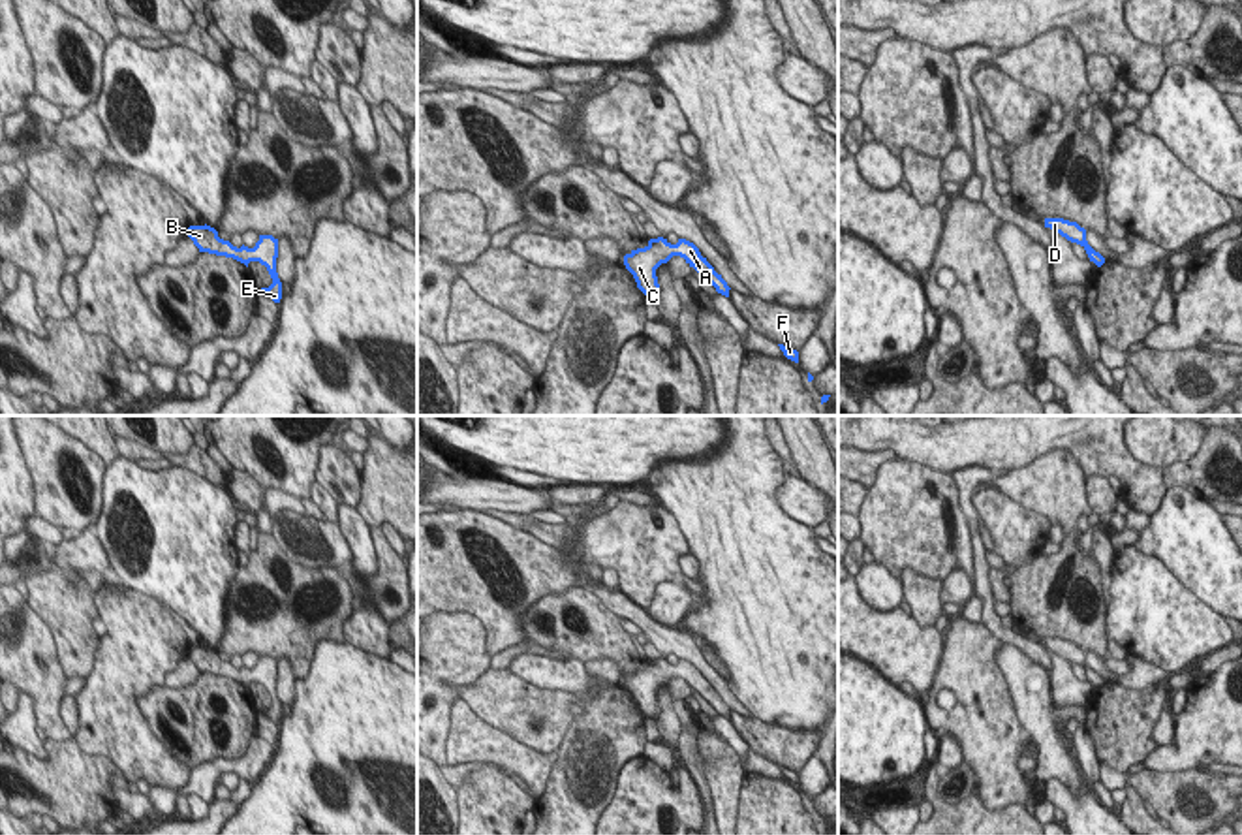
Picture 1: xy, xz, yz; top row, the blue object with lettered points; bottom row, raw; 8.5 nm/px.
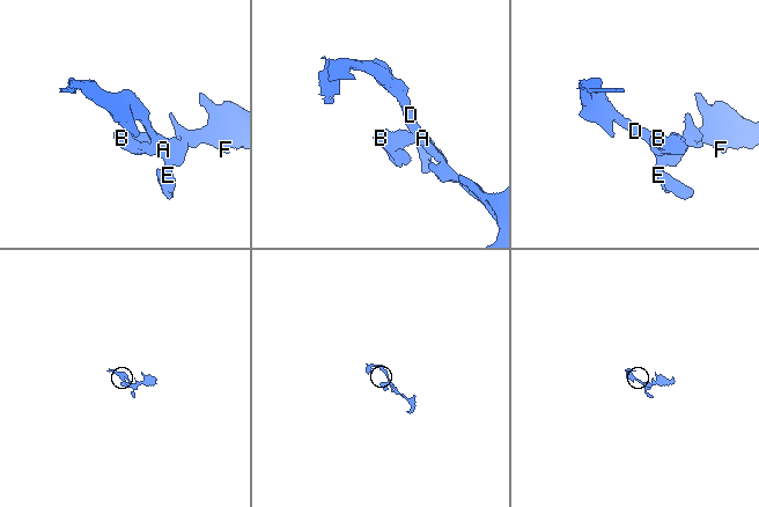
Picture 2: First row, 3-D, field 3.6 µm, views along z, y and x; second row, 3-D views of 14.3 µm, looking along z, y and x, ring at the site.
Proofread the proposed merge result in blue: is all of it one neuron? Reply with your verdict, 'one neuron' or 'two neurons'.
one neuron

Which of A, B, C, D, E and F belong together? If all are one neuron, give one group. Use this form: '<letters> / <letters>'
A B C D E F

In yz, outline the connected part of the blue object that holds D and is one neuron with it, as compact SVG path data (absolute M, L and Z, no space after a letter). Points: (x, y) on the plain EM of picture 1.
M1045 639L1045 649L1050 649L1067 662L1080 666L1086 671L1090 683L1094 683L1097 688L1105 685L1105 679L1088 666L1086 651L1077 643L1069 643L1063 639Z

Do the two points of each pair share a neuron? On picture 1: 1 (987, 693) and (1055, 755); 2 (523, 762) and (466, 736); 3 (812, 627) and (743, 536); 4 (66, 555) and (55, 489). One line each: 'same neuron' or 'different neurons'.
1: different neurons
2: same neuron
3: same neuron
4: different neurons

